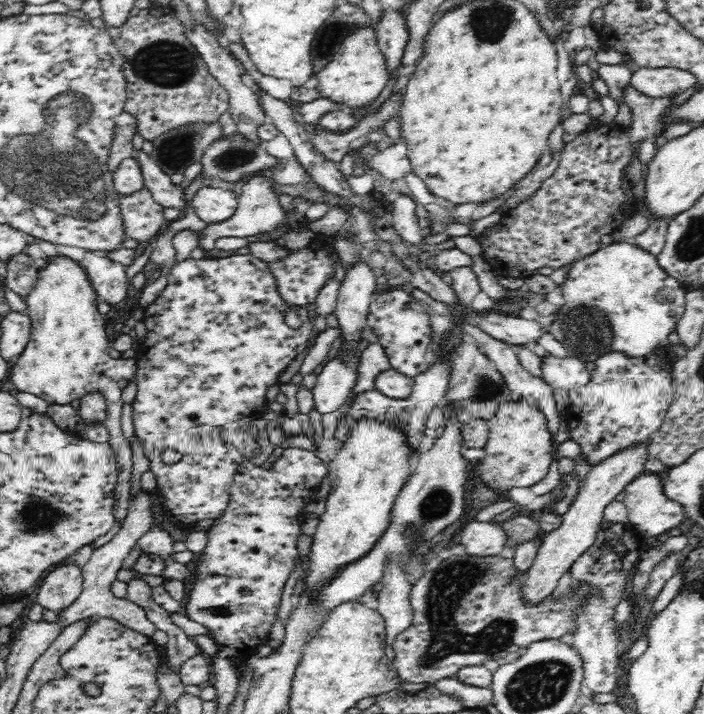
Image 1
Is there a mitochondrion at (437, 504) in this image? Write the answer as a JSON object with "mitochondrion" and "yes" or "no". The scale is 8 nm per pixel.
{"mitochondrion":"yes"}

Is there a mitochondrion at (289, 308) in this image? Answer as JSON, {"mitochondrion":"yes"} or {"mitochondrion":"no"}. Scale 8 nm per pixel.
{"mitochondrion":"no"}

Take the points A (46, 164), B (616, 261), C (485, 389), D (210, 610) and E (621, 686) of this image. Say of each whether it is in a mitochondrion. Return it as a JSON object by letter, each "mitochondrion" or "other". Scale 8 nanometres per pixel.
{"A":"mitochondrion","B":"other","C":"mitochondrion","D":"mitochondrion","E":"other"}

